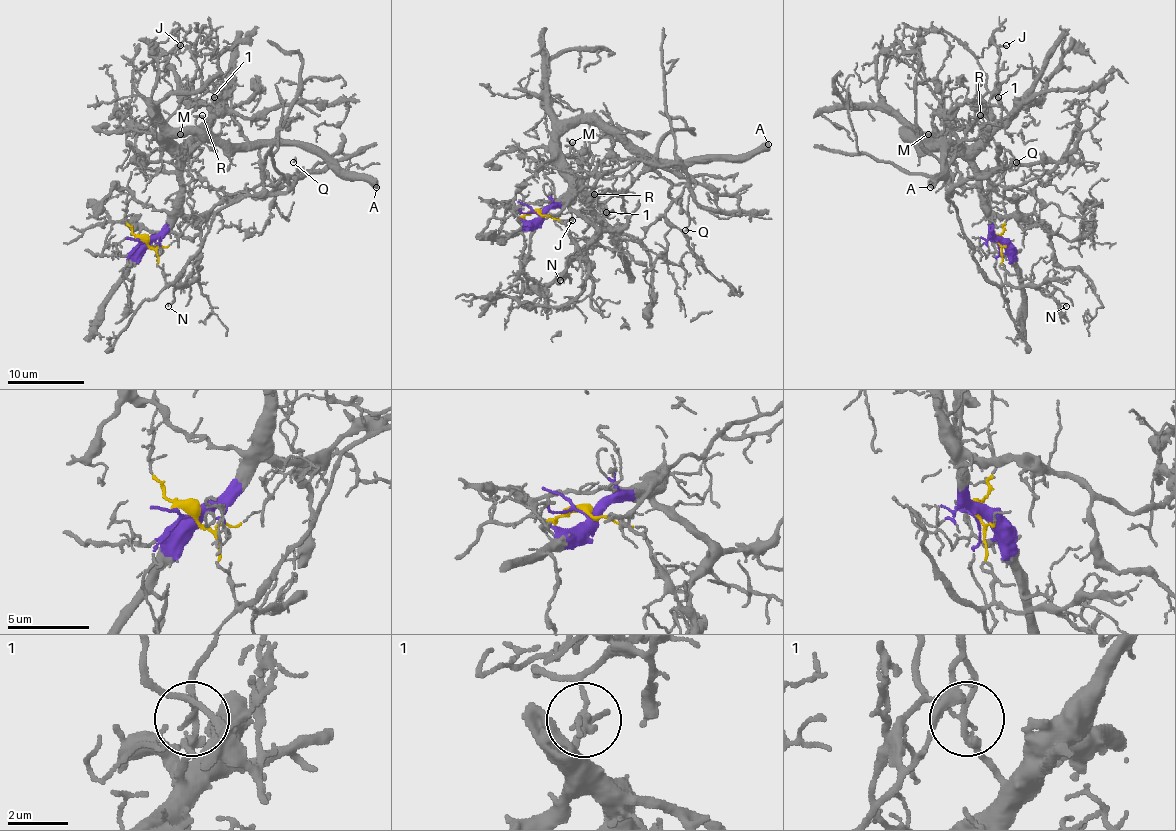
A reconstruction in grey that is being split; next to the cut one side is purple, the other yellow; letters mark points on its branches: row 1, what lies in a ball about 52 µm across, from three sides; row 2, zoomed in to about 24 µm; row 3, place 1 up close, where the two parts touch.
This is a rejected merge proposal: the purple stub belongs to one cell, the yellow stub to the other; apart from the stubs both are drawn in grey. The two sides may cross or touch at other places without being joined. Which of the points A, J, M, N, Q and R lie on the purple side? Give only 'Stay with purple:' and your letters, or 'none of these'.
Stay with purple: A, J, M, R

